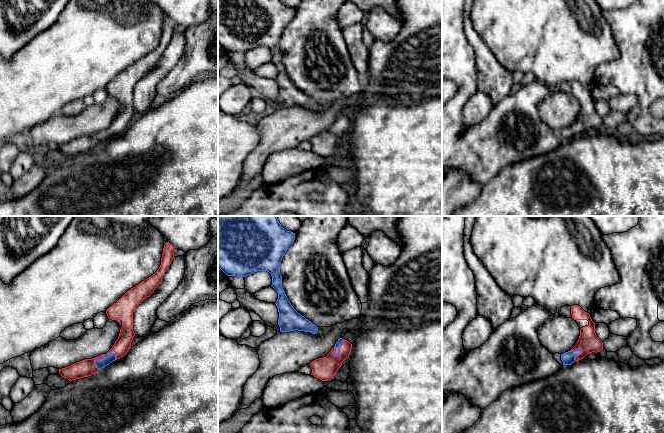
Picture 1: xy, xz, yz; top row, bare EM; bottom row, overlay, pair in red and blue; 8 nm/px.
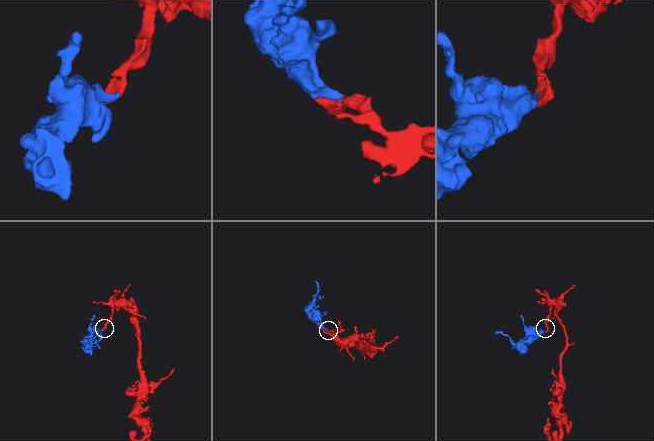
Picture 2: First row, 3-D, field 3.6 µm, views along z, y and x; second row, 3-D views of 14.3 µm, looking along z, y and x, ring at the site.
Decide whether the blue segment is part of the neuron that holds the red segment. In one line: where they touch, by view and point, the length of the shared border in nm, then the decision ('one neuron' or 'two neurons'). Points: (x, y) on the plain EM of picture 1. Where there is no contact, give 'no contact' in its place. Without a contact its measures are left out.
xz (339, 124) | 170 nm | one neuron

